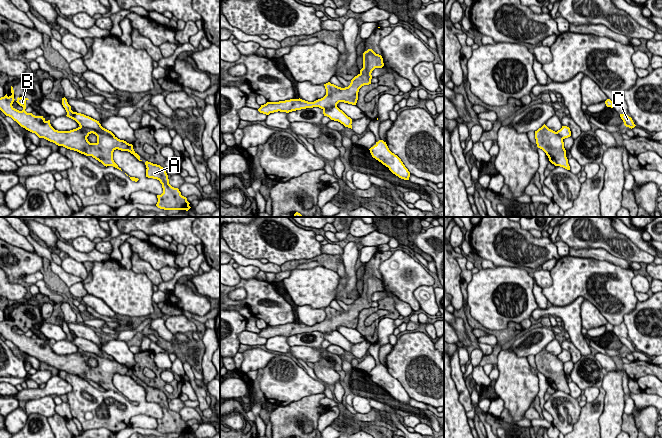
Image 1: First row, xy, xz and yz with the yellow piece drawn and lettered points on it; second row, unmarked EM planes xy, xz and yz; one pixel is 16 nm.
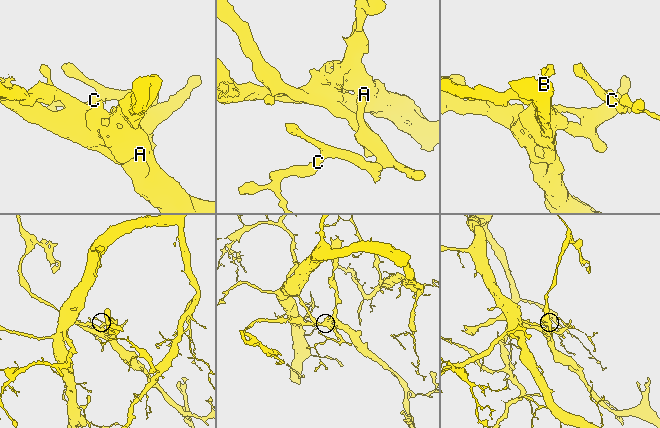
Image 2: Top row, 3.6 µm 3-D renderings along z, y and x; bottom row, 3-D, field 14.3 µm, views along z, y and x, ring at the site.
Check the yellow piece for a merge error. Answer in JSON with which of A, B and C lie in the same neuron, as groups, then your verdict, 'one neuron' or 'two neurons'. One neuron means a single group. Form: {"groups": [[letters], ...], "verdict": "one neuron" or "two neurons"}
{"groups": [["A", "B"], ["C"]], "verdict": "two neurons"}

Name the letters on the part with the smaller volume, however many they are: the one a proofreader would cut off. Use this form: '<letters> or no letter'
A, B

